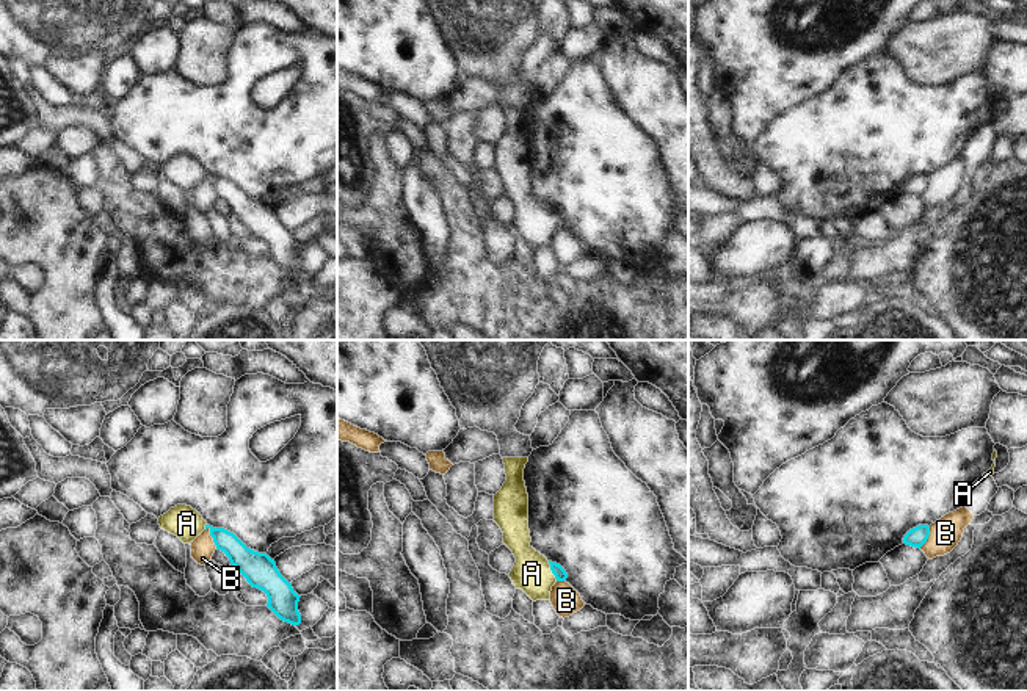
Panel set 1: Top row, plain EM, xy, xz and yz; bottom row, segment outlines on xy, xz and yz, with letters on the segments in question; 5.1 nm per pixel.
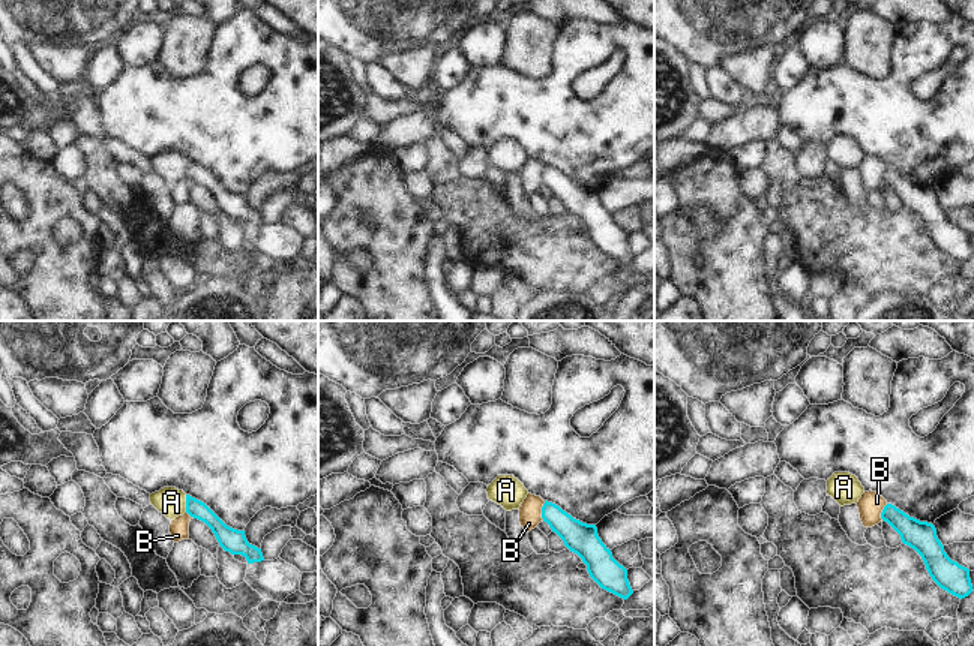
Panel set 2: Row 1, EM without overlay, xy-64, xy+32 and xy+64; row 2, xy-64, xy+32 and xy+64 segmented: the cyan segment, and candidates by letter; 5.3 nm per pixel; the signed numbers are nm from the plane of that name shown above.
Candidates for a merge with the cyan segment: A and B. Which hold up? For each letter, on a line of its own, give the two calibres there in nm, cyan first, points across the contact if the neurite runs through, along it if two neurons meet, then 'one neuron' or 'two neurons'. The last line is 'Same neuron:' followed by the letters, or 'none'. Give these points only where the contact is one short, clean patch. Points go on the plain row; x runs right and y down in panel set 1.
A: calibres 70 and 200 nm; way xz (560, 223), (552, 220), (532, 223); one neuron
B: calibres 150 and 120 nm; border xy (207, 176), (217, 196); two neurons
Same neuron: A

